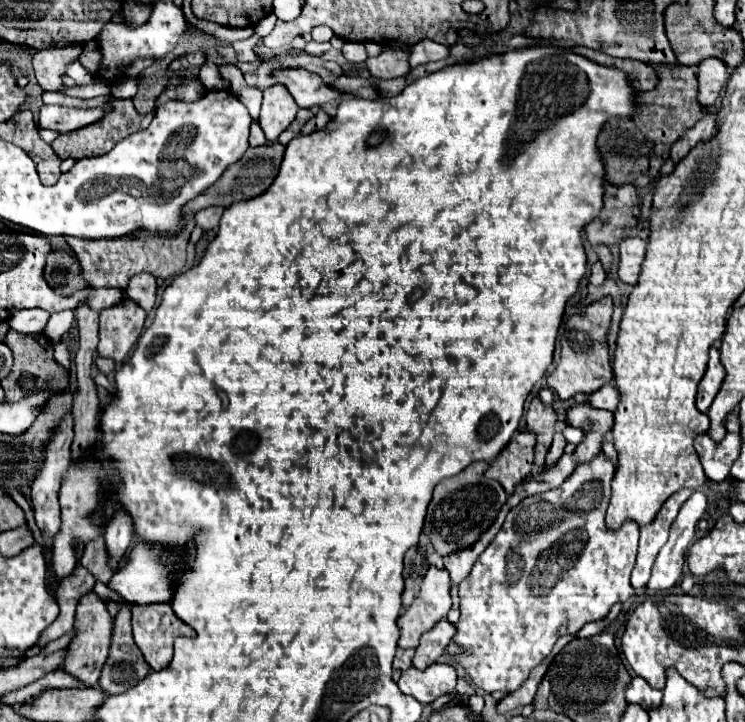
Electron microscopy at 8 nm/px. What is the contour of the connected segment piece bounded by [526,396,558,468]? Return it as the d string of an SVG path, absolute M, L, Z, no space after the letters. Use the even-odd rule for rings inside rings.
M532 398L528 412L526 412L526 422L528 422L528 430L534 432L538 436L536 442L536 456L534 456L534 464L544 468L546 462L546 454L550 450L554 432L556 432L556 412L552 406L546 406L540 402L540 398Z

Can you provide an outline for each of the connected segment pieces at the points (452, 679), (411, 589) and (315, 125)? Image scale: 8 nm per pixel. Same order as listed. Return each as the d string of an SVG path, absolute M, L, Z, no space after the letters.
M432 664L426 670L410 668L400 680L398 688L402 694L416 698L420 704L430 704L442 694L450 694L456 688L456 670L450 664Z
M420 534L420 542L406 552L406 556L404 556L406 588L404 588L404 594L402 594L404 608L408 608L412 604L412 600L416 598L416 594L420 590L420 582L422 582L426 570L430 568L428 558L432 556L432 552L434 552L434 548L432 548L430 540L426 538L426 534Z
M320 110L314 116L314 120L310 120L310 124L306 124L306 128L302 128L302 134L310 134L310 132L316 132L316 130L322 130L328 124L328 120L330 120L330 116L324 110Z

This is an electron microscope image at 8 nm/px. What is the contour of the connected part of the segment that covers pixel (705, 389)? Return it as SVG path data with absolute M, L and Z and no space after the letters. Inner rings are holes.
M710 348L710 362L708 362L708 368L706 368L704 378L700 380L698 396L696 396L696 408L700 412L708 412L714 396L718 394L718 388L722 386L724 376L726 376L726 372L724 372L724 368L720 364L718 350L716 348Z

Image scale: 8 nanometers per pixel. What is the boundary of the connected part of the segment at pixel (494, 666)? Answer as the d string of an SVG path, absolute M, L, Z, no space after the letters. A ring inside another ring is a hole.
M598 454L596 458L584 462L584 464L576 464L574 472L564 480L562 486L548 490L544 494L536 494L536 496L528 496L524 498L516 508L512 508L504 520L502 530L496 534L496 538L490 542L490 546L478 556L470 576L466 580L462 580L462 584L458 586L460 590L460 622L456 624L456 634L454 640L466 650L456 662L464 666L464 670L470 674L470 678L474 680L474 684L478 688L482 688L484 692L492 694L496 690L508 690L514 692L520 688L520 684L528 678L530 670L534 666L538 666L542 662L542 658L546 658L552 652L552 646L556 644L556 640L564 634L576 634L584 624L594 622L604 618L610 608L616 602L626 602L628 598L632 598L636 592L630 584L630 572L636 564L636 550L638 550L638 524L634 520L626 520L622 524L622 528L618 530L610 530L604 524L604 516L606 516L606 508L608 508L608 500L610 500L610 482L614 478L614 464L608 462L608 458L604 454Z

